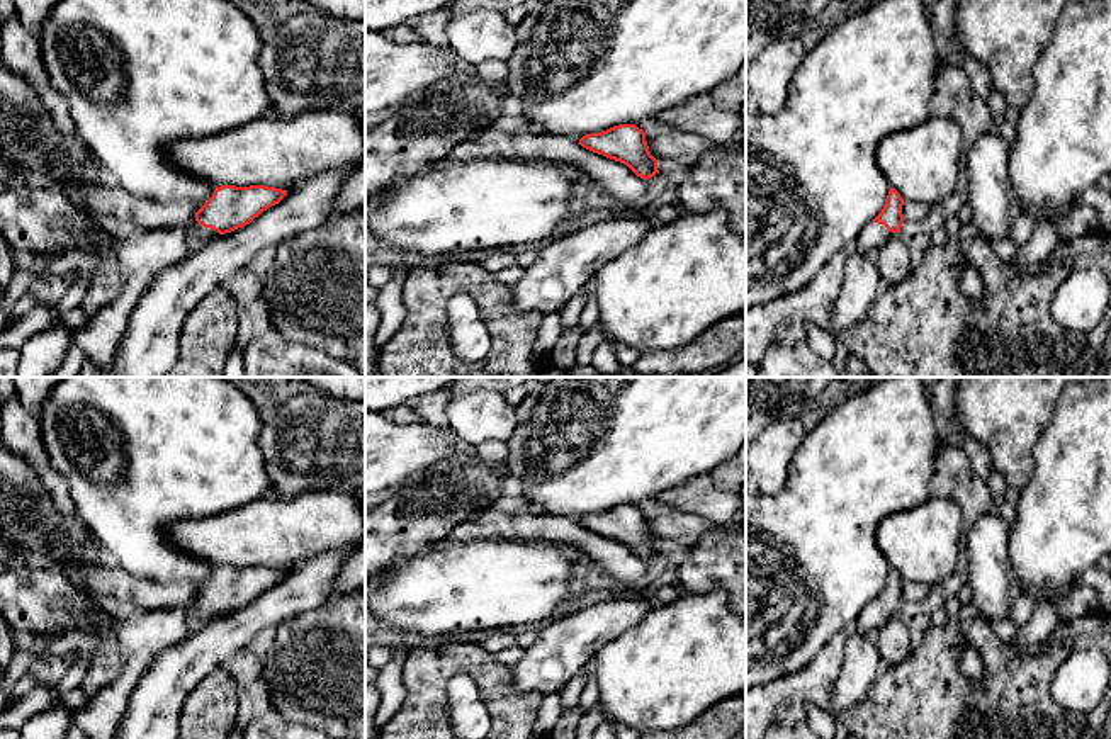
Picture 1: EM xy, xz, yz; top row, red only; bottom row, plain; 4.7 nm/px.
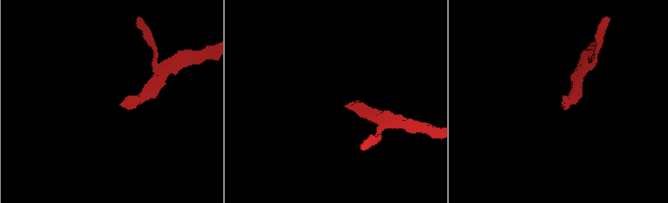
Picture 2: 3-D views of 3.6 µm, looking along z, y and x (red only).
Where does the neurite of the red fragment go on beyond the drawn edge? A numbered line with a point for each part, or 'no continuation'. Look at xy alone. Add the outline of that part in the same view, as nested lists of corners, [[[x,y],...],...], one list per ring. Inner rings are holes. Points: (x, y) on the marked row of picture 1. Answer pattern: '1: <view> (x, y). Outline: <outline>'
1: xy (197, 231). Outline: [[[194,221],[189,233],[187,233],[187,236],[195,238],[195,240],[204,241],[204,243],[209,243],[211,240],[219,236],[219,233],[211,229],[211,228],[204,228],[197,221]]]

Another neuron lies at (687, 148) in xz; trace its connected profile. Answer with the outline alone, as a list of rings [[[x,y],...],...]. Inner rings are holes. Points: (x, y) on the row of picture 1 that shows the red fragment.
[[[673,127],[646,133],[646,141],[656,160],[674,160],[685,166],[693,166],[705,153],[715,148],[710,139]]]

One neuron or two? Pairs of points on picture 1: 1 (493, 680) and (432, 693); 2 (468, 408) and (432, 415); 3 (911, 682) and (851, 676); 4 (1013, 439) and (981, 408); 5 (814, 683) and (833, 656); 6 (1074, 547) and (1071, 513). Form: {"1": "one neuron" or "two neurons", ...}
{"1": "one neuron", "2": "two neurons", "3": "two neurons", "4": "one neuron", "5": "one neuron", "6": "one neuron"}

